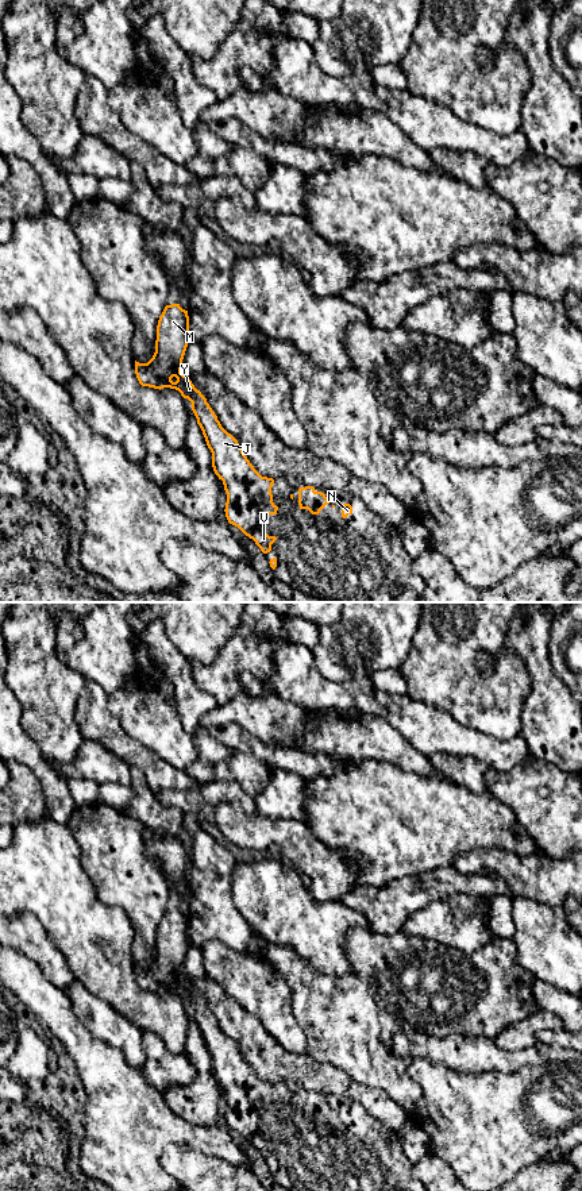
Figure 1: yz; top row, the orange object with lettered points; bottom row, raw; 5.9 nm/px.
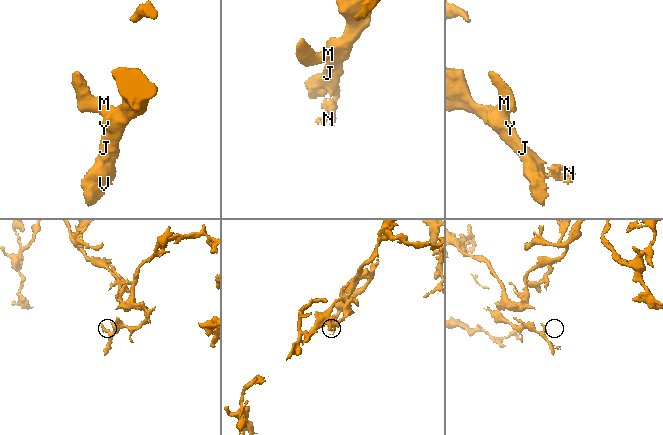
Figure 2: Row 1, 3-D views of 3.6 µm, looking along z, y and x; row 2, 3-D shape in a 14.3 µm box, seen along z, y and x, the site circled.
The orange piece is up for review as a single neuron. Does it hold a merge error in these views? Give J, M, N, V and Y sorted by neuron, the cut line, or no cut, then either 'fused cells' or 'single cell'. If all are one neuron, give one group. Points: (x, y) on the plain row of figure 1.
J M N V Y | no cut | single cell

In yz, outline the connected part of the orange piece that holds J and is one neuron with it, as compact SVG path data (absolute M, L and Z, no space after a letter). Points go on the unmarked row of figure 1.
M180 909L166 910L158 925L153 963L147 968L135 965L136 983L142 991L176 994L192 1007L197 1029L212 1057L213 1076L227 1098L226 1122L267 1159L277 1145L266 1138L266 1122L278 1115L271 1099L274 1084L262 1082L254 1074L238 1045L221 1032L207 1003L181 978L188 948L188 916Z

